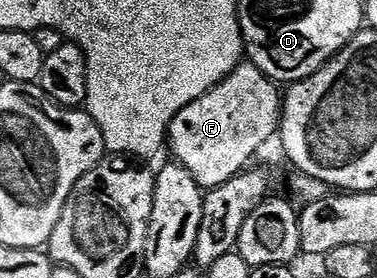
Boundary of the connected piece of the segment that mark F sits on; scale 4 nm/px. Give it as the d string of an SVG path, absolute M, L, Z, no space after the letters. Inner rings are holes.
M242 62L227 77L223 78L207 94L195 98L169 123L167 133L167 148L173 151L172 159L182 164L191 178L203 190L218 188L220 184L226 184L231 178L235 178L241 172L246 171L249 159L268 142L276 137L281 122L282 93L277 93L278 85L265 76L254 64Z

